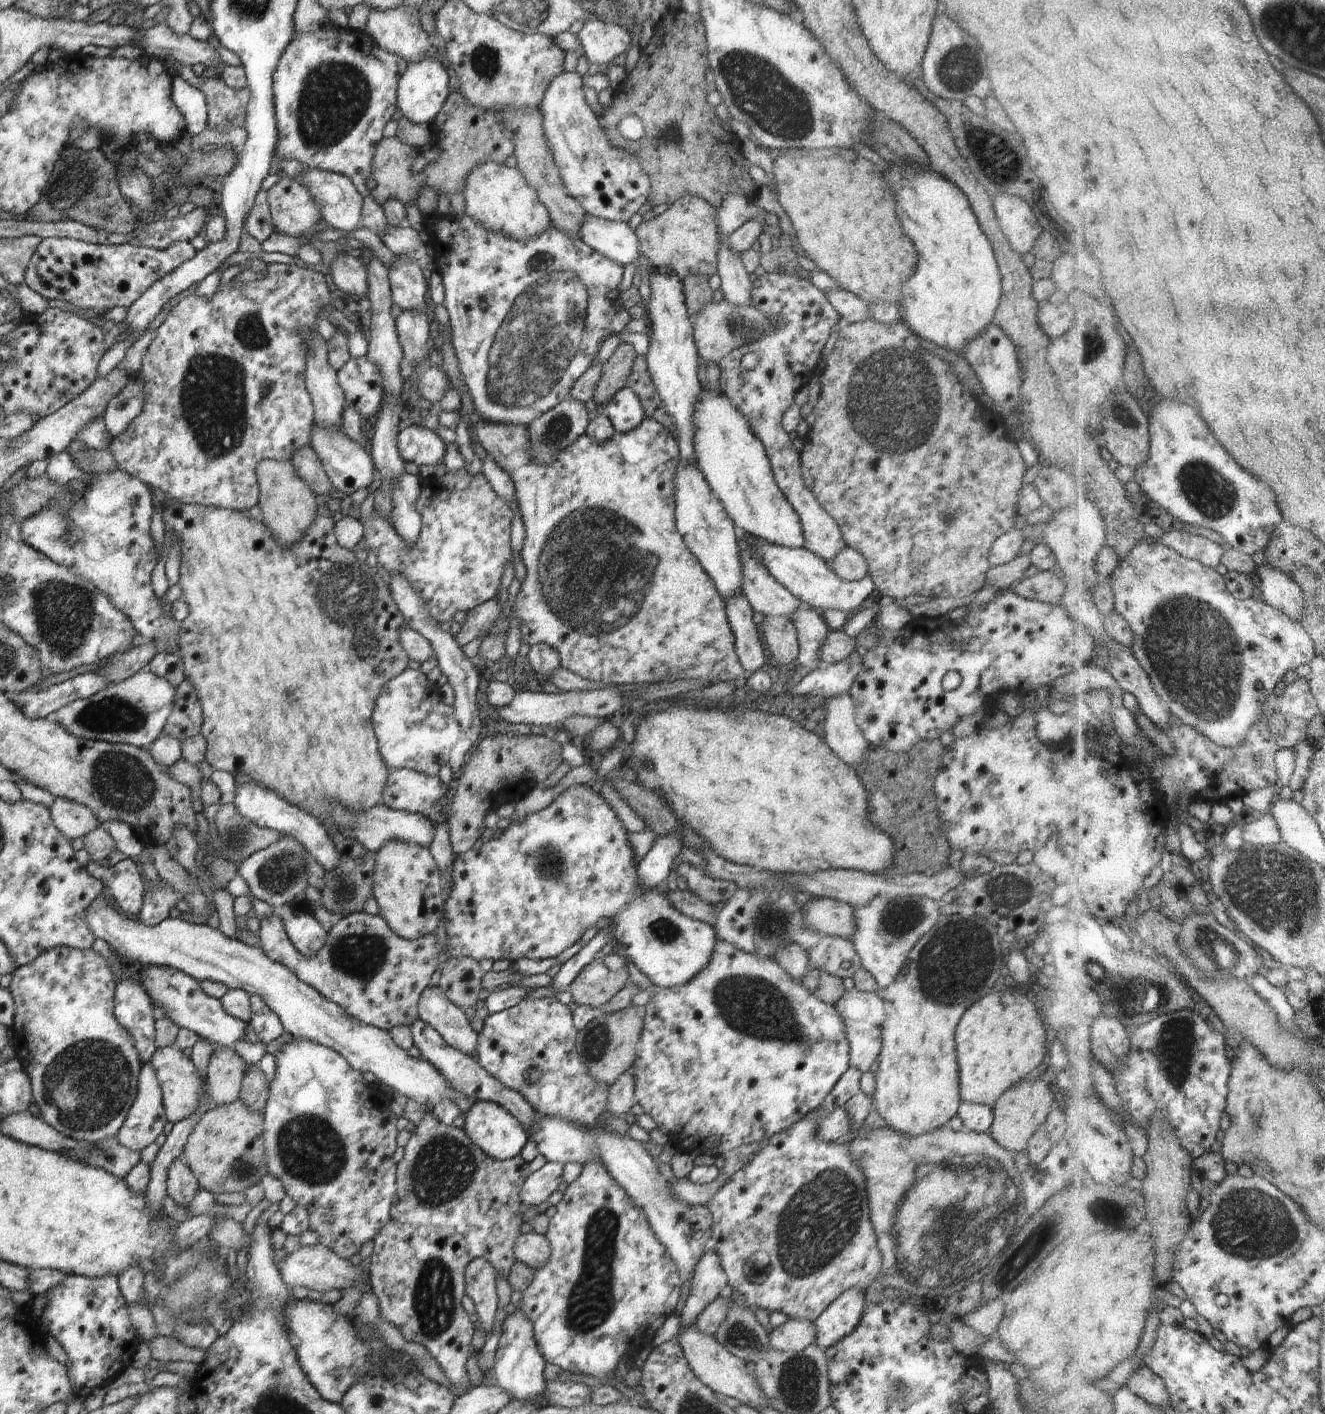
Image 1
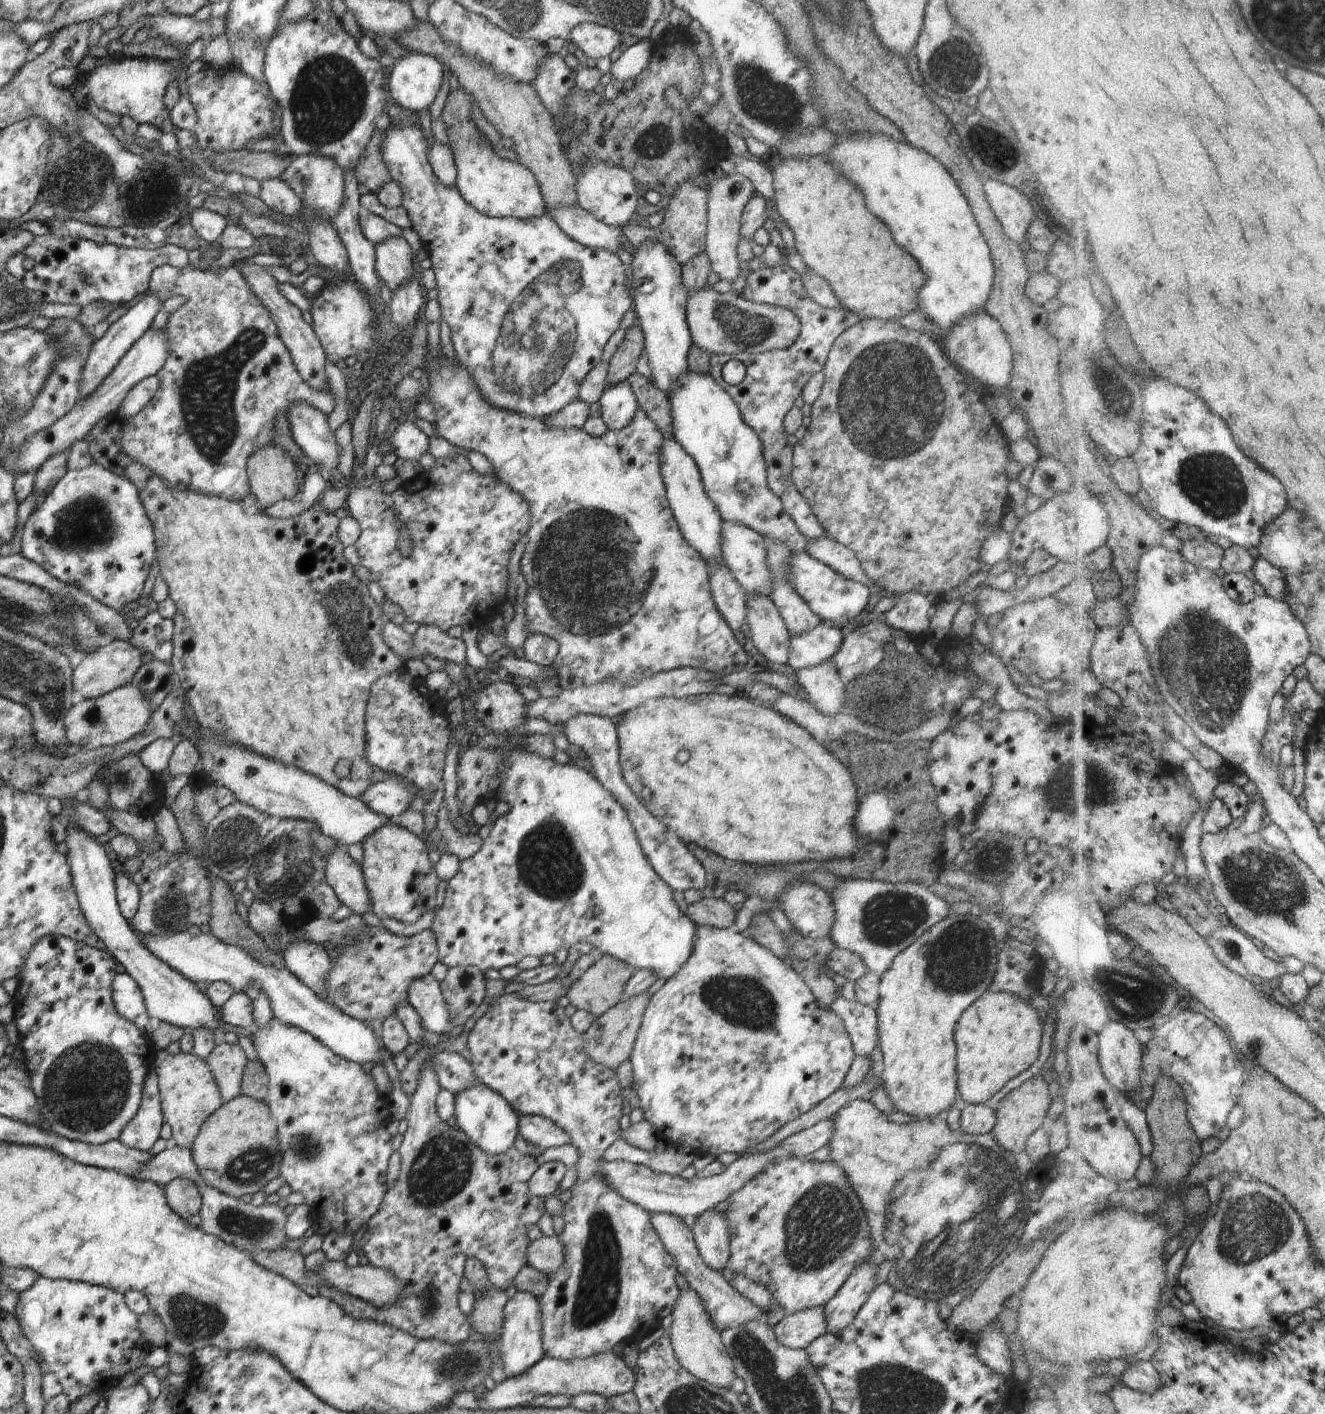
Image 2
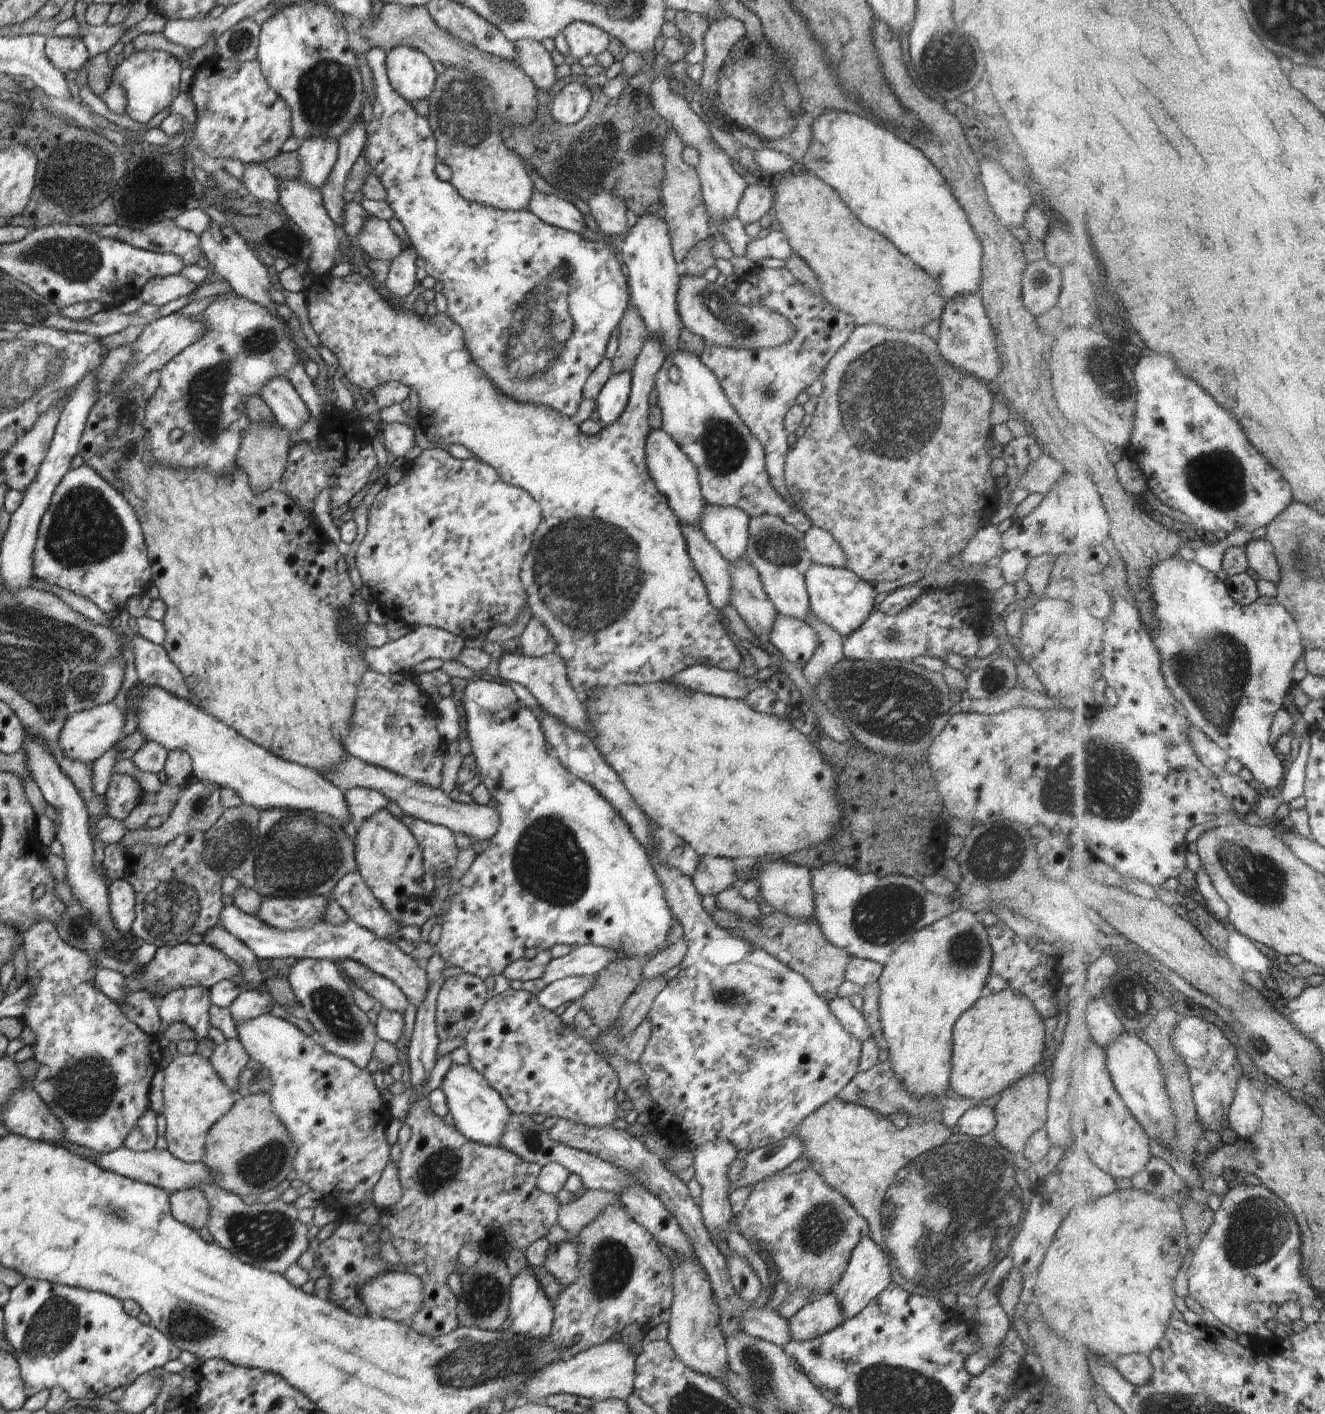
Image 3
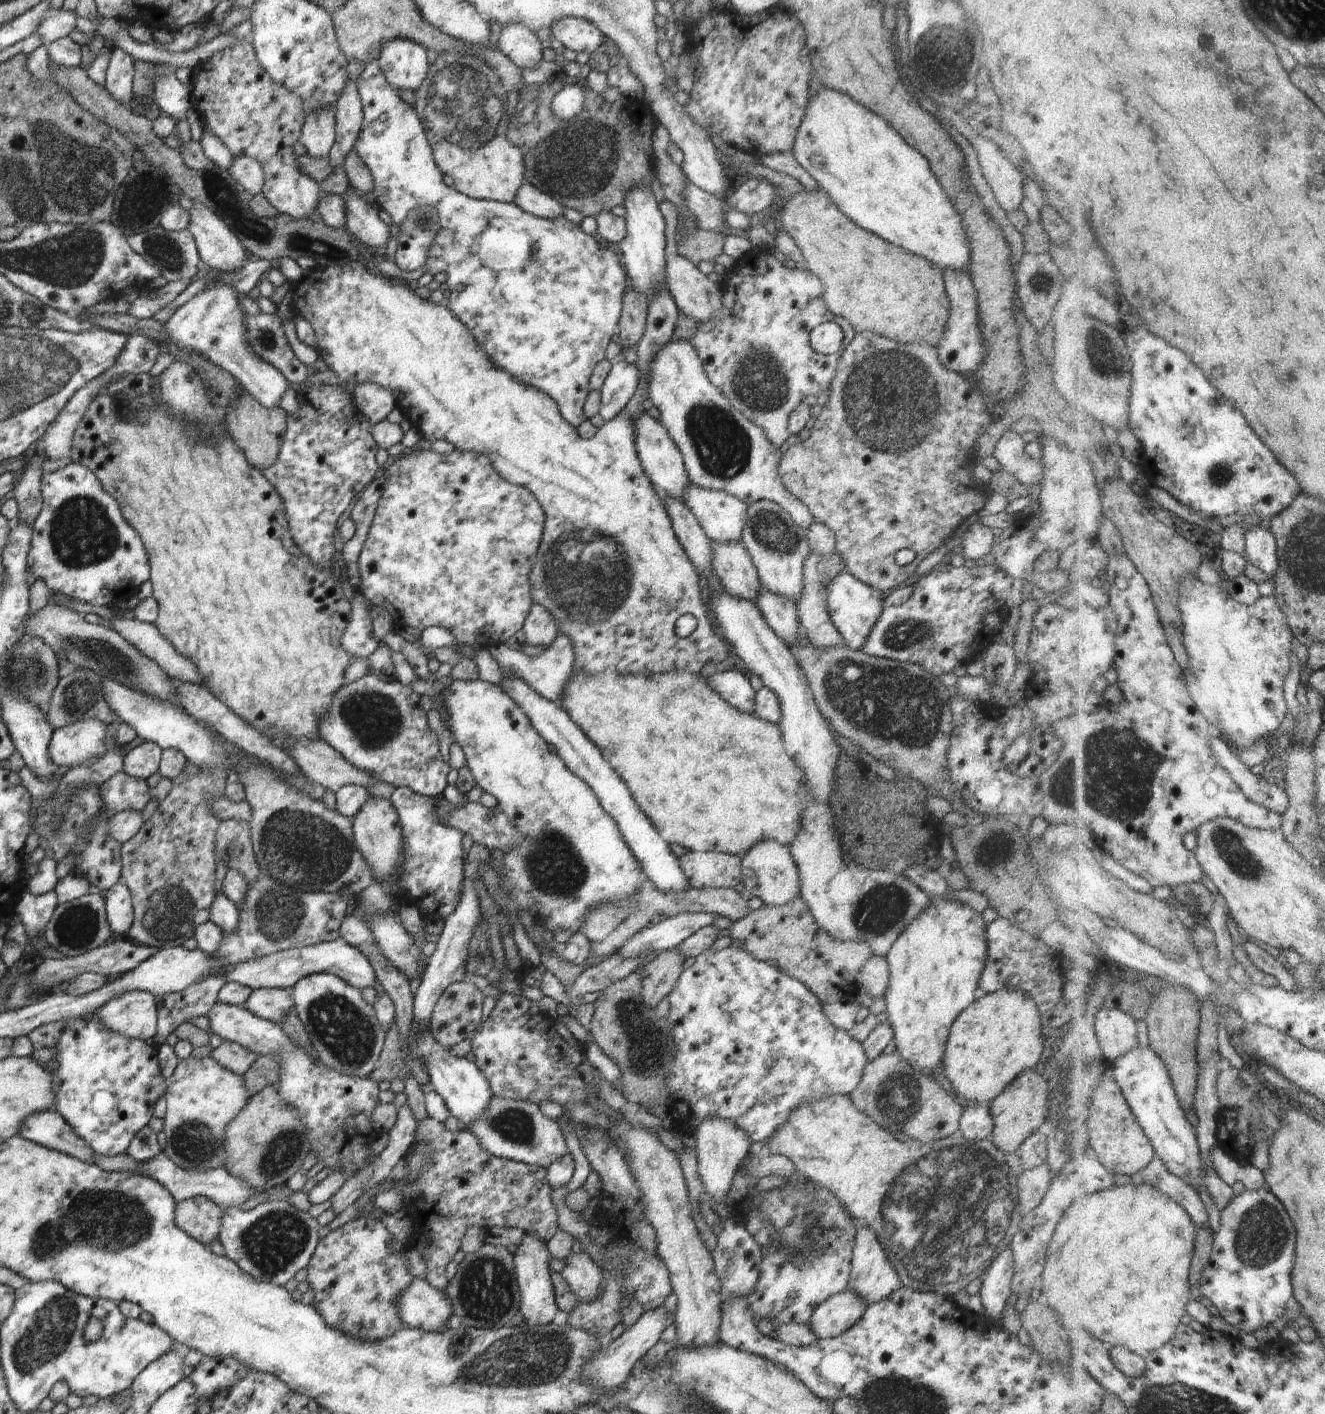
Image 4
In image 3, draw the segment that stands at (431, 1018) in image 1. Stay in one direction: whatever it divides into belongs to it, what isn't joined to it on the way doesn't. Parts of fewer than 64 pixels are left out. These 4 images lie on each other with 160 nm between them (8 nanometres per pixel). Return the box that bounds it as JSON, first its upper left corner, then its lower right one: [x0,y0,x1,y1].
[219,905,428,1006]

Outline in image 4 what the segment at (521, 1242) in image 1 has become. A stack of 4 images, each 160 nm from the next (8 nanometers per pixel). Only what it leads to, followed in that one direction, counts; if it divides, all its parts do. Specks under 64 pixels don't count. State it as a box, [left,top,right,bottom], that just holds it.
[560,1250,604,1301]

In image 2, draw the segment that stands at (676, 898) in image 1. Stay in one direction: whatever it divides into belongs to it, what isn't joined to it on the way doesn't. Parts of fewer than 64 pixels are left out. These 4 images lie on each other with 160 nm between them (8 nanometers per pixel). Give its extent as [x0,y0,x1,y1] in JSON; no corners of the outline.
[687,893,737,929]

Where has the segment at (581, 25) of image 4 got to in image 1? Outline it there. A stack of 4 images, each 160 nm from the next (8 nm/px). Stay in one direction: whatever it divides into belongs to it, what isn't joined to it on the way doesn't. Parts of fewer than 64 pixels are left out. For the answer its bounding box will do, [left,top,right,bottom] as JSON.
[575,19,631,66]

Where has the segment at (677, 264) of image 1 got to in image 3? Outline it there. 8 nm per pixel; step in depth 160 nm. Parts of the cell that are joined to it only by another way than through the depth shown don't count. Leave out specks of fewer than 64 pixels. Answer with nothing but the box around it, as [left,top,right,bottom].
[661,134,711,265]

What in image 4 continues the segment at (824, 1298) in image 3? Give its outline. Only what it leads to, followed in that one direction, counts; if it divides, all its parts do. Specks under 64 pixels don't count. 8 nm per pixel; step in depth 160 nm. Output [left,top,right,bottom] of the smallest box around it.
[809,1289,867,1339]

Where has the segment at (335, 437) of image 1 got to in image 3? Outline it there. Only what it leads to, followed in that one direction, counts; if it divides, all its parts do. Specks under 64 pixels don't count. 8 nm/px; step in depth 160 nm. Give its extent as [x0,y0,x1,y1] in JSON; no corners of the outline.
[259,377,311,434]

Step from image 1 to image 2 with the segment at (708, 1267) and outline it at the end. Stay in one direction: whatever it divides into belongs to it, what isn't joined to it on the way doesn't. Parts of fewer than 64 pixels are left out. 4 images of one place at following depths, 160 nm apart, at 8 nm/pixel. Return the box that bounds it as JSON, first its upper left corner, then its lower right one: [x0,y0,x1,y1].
[691,1209,730,1271]

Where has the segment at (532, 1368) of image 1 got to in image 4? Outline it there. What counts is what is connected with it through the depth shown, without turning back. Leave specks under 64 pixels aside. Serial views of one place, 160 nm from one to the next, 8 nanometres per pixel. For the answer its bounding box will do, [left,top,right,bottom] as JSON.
[513,1233,559,1326]

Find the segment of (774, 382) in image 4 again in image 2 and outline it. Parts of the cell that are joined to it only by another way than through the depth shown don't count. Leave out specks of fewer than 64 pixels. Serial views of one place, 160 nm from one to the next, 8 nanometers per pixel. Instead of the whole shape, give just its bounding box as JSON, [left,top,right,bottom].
[709,264,859,538]

